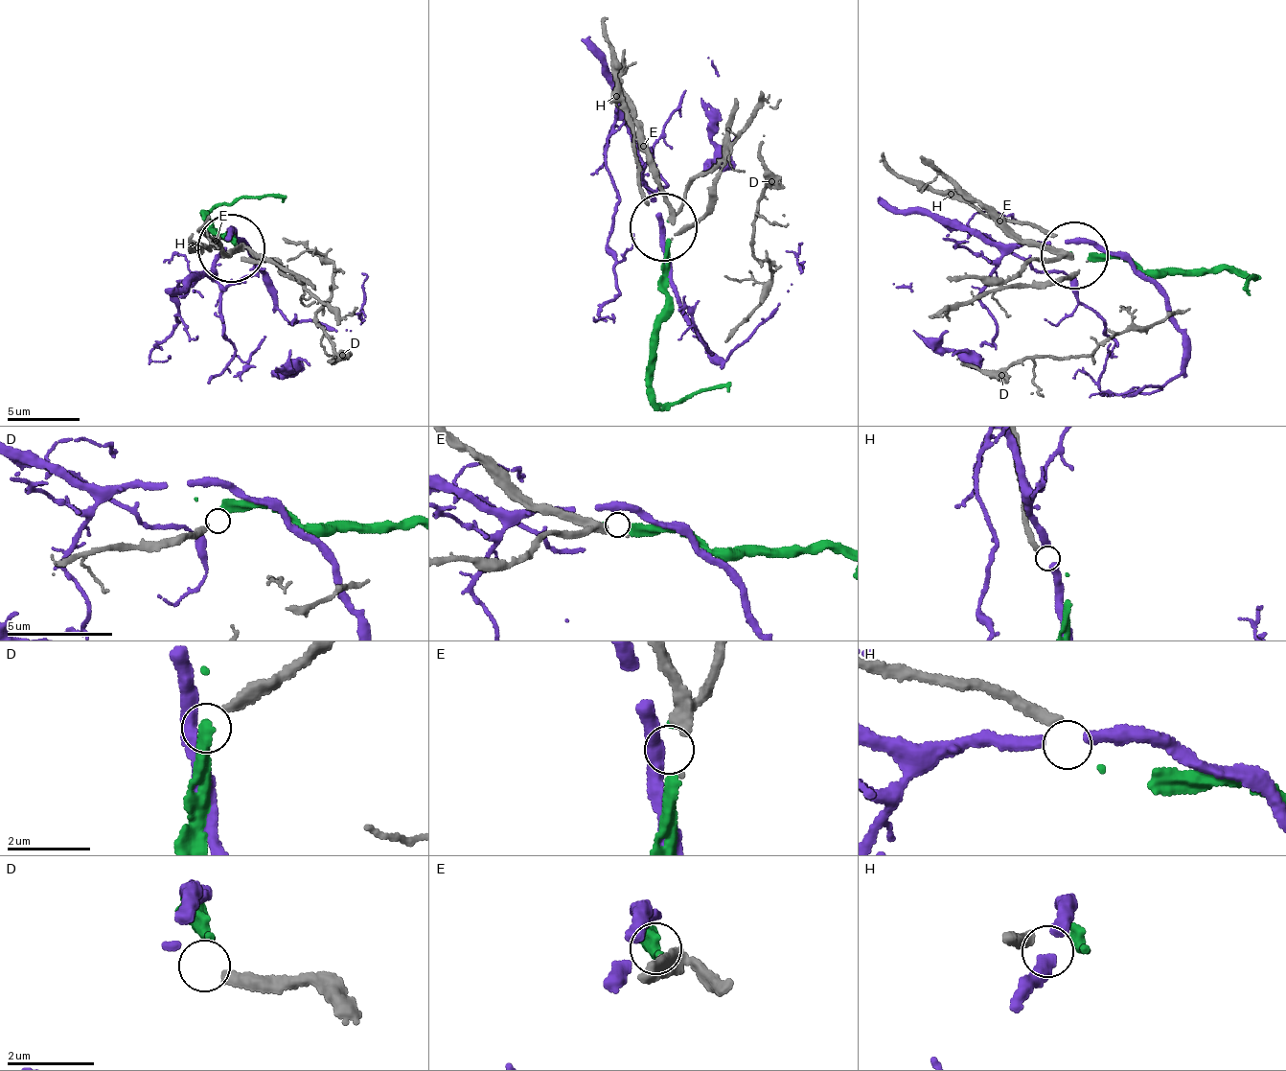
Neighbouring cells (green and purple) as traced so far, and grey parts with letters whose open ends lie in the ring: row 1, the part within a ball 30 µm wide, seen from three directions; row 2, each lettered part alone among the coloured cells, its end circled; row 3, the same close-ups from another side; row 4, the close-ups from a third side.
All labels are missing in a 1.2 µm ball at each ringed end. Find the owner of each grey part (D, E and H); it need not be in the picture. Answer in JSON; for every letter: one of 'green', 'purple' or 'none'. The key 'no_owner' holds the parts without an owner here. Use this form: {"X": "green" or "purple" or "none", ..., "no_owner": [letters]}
{"D": "none", "E": "green", "H": "none", "no_owner": ["D", "H"]}

